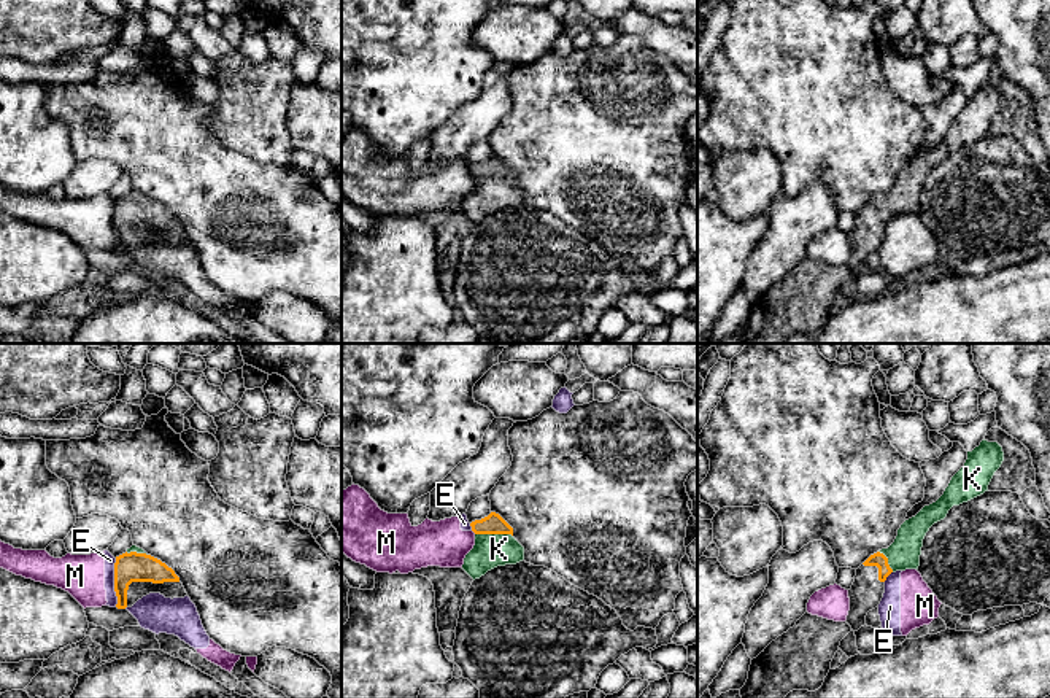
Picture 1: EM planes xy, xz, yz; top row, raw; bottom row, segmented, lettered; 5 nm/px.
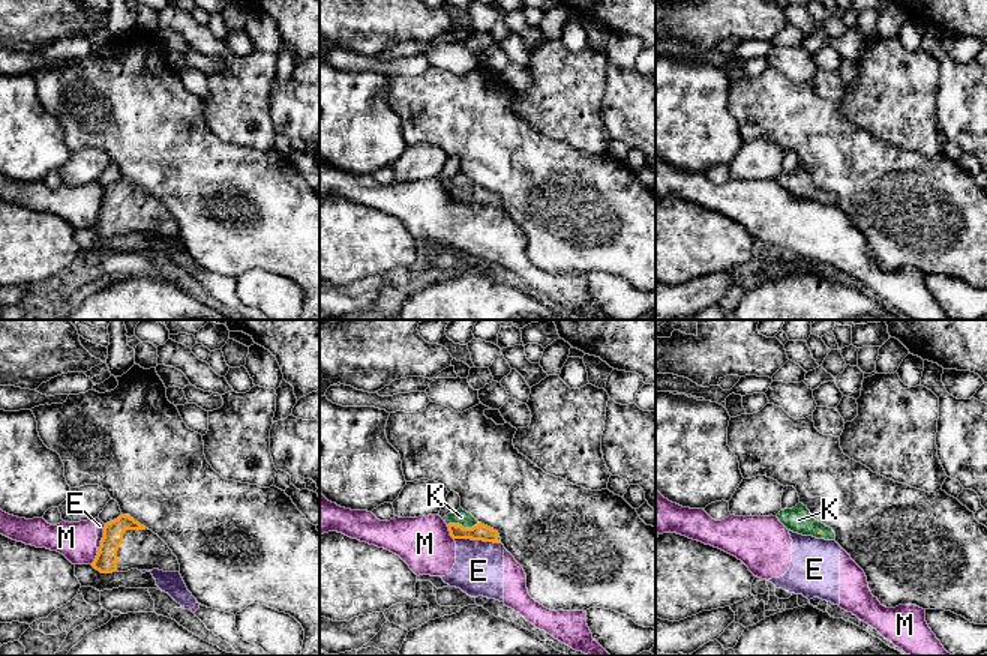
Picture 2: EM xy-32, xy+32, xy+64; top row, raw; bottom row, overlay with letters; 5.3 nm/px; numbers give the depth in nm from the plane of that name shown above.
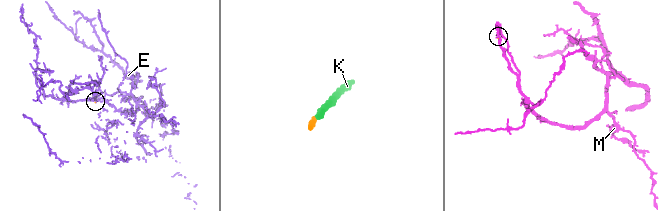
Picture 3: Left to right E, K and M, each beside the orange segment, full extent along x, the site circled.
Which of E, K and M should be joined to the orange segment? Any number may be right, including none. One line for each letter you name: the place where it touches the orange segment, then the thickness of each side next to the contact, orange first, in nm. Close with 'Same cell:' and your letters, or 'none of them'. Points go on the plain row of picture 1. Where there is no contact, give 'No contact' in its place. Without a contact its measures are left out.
K: Touches orange at xz (494, 177). Thickness 100 nm (orange) against 170 nm
Same cell: K

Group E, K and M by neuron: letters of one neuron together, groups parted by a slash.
E M / K

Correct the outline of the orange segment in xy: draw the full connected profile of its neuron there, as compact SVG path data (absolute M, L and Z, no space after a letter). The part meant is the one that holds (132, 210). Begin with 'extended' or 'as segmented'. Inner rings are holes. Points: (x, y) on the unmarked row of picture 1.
extended; M137 189L116 200L114 235L118 253L132 251L149 237L160 237L172 243L187 240L175 215Z

